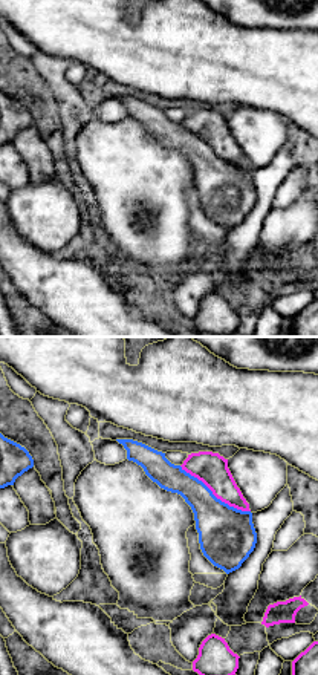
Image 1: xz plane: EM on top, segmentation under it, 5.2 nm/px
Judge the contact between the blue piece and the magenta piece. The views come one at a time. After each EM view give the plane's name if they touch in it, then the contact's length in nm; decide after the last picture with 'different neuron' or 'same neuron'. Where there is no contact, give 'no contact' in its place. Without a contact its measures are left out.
contact in xz; length 440 nm

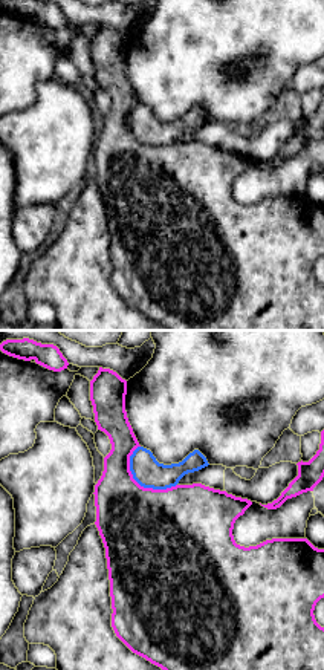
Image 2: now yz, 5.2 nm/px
contact in yz; length 300 nm

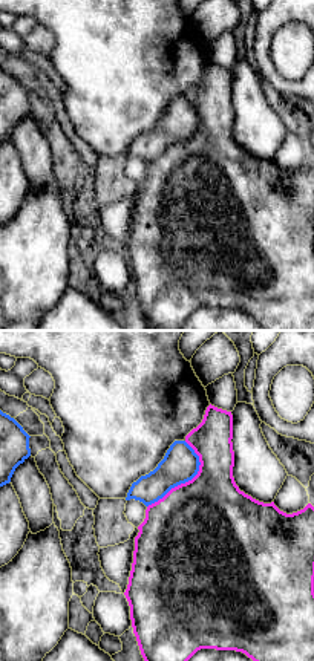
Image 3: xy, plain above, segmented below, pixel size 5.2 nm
contact in xy; length 400 nm

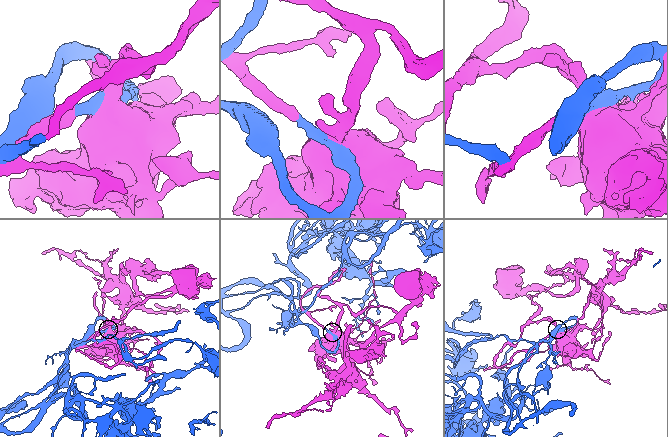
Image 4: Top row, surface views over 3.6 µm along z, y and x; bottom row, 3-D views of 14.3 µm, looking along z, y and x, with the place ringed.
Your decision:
same neuron

